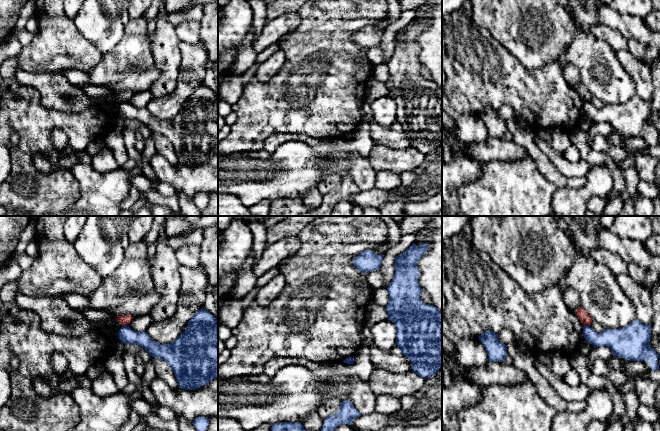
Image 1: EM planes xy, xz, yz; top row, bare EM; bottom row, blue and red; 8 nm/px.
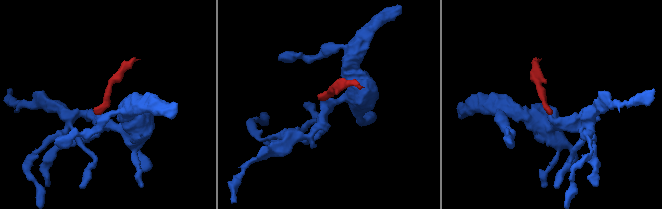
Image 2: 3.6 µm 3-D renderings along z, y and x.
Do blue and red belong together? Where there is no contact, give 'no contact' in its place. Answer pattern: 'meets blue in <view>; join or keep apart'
meets blue in yz; keep apart

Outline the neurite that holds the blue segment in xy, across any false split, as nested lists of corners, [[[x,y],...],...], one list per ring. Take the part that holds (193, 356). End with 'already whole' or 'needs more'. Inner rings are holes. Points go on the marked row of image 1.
[[[206,309],[198,310],[188,321],[186,330],[170,344],[156,343],[146,332],[135,332],[127,325],[120,328],[118,338],[125,344],[143,347],[154,358],[165,360],[181,389],[195,390],[218,377],[218,320]]]; already whole

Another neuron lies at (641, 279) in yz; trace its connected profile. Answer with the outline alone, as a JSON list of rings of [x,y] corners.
[[[634,262],[628,263],[628,275],[631,276],[642,287],[646,283],[649,283],[645,270]]]

